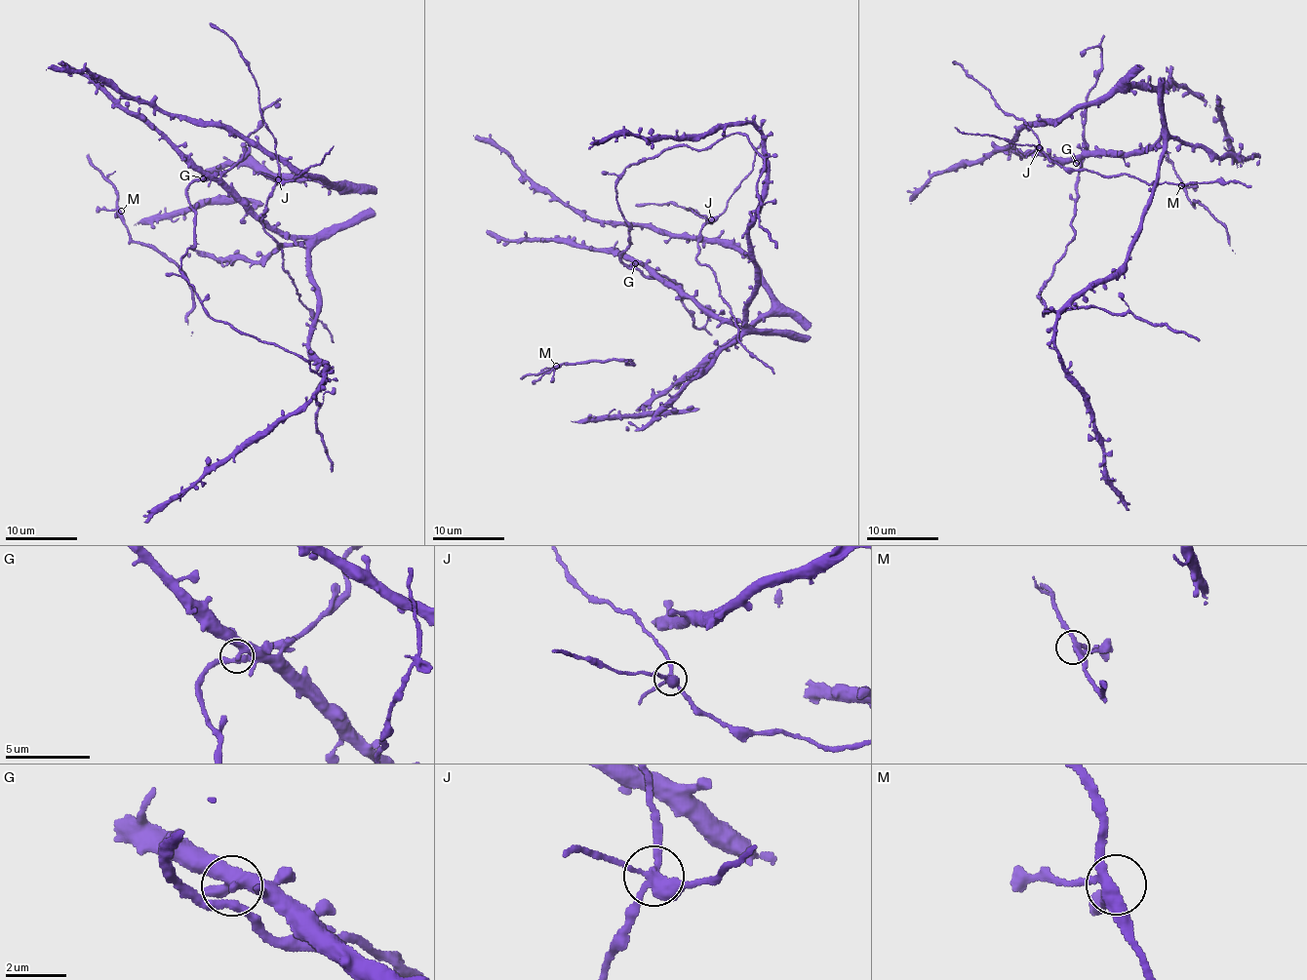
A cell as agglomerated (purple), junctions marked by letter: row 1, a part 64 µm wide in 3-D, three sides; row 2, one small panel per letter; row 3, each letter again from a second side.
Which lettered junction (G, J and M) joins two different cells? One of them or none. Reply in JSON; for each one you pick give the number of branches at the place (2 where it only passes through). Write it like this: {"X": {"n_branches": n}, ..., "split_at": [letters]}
{"J": {"n_branches": 4}, "split_at": ["J"]}

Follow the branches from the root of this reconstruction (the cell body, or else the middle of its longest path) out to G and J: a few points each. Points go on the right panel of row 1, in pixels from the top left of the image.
G: (1164, 85), (1162, 133), (1156, 146), (1127, 158), (1102, 154), (1077, 159), (1076, 163)
J: (1164, 85), (1164, 154), (1157, 176), (1162, 183), (1124, 174), (1107, 177), (1067, 170), (1051, 163), (1039, 147)

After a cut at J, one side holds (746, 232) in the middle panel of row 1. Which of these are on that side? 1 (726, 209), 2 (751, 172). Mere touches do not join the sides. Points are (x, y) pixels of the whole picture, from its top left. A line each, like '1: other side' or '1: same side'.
1: other side
2: other side

